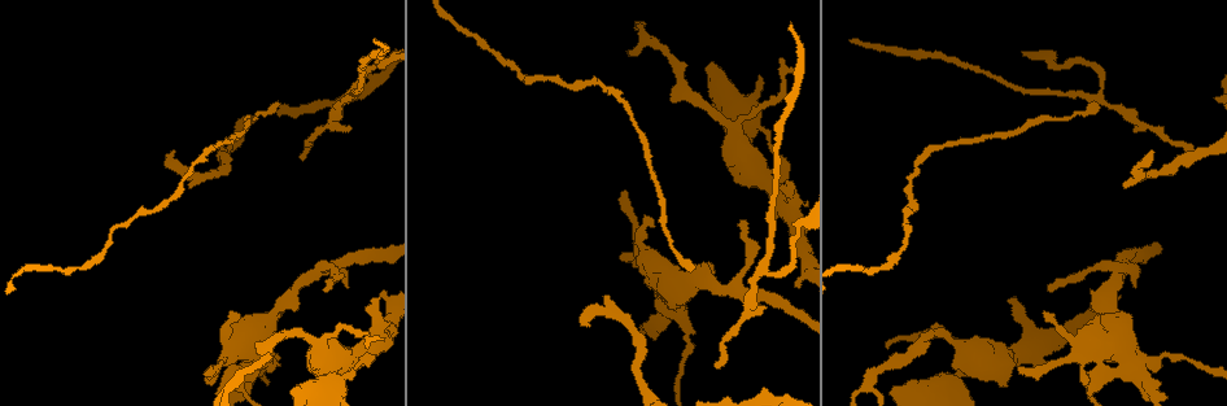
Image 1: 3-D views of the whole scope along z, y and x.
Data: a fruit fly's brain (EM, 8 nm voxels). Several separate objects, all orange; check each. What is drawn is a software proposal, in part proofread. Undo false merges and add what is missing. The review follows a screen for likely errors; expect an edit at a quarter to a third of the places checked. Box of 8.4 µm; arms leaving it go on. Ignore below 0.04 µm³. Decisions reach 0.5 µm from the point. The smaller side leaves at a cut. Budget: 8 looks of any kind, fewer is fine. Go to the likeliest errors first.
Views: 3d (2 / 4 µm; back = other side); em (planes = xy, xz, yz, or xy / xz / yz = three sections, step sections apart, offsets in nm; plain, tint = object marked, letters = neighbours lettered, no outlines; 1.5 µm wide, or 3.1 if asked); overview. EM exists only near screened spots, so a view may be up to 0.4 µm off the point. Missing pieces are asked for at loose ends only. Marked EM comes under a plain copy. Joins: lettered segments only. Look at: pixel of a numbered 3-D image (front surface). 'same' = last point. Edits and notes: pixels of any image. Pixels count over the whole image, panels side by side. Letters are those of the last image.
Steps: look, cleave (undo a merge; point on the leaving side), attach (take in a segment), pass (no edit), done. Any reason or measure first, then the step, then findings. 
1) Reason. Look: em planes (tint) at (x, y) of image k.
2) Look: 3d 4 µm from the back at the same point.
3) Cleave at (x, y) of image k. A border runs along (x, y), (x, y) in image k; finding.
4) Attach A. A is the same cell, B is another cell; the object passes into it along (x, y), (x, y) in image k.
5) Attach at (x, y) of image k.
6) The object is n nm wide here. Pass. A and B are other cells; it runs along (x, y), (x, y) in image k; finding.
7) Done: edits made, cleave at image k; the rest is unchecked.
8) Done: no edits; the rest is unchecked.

An open end. Look: 3d 4 µm at (371, 299) of image 1.

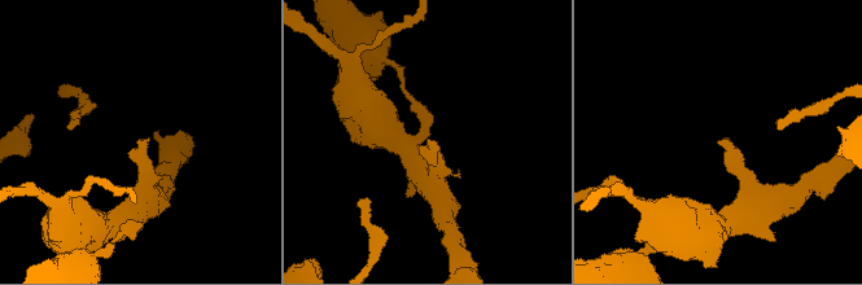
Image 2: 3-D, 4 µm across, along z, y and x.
Shape alone is not enough. Look: em planes (letters) at (720, 142) of image 2.

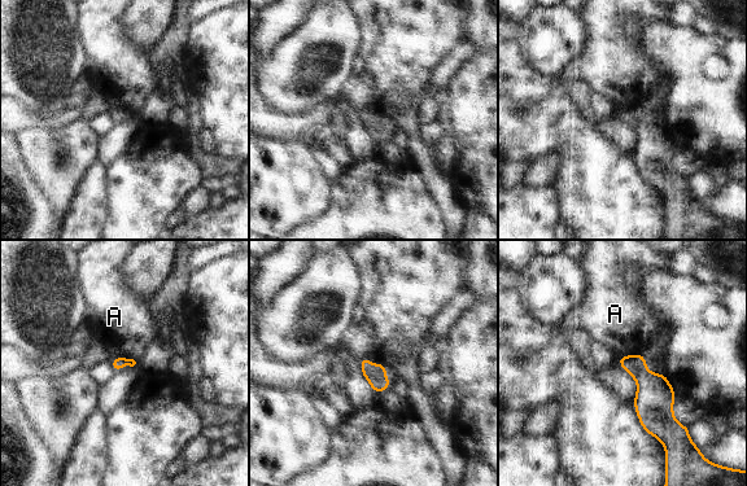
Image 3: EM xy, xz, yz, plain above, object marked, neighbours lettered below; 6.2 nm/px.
Pass. A is another cell; a border runs along (641, 353), (619, 357) in image 3; none of them fits.

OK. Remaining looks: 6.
Branch stops here. Look: 3d 2 µm from the back at (381, 294) of image 1.

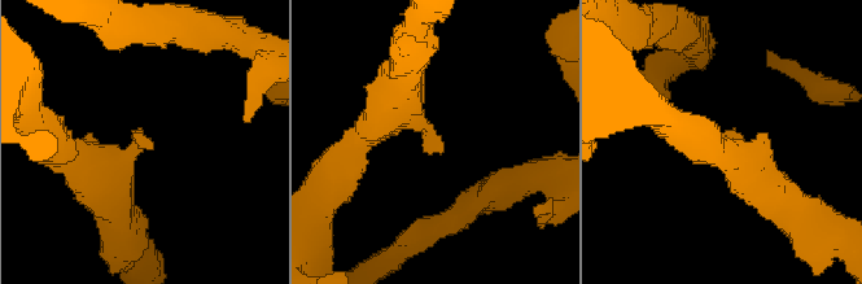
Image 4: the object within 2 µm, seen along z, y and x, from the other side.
Look: em xz step 8 (tint) at (151, 146) of image 4.

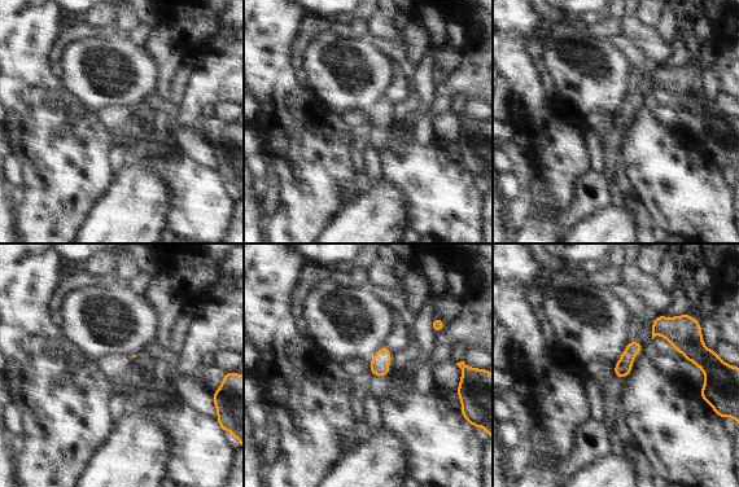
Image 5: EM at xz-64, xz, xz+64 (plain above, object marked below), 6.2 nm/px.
Look: em planes (letters) at the same point.

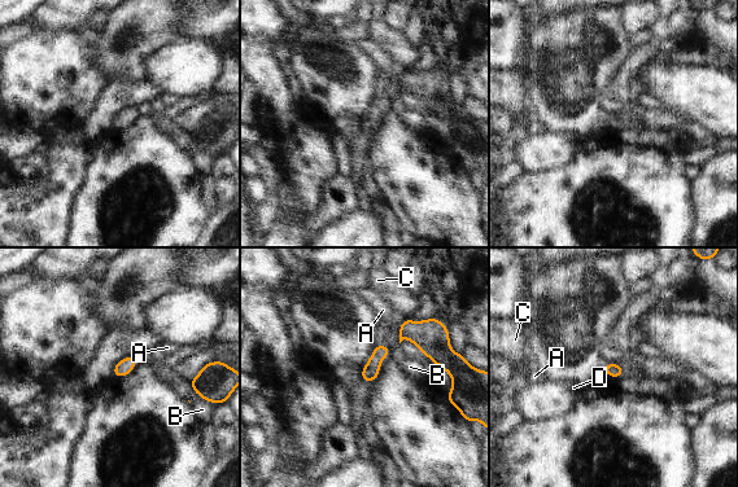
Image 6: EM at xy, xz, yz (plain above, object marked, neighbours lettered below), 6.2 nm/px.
Pass. A, B, C and D are other cells; a border runs along (381, 343), (375, 347) in image 6; no lettered segment goes on from it.

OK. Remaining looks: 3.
Tapers out. Look: em xz step 8 (tint) at (1044, 314) of image 1.

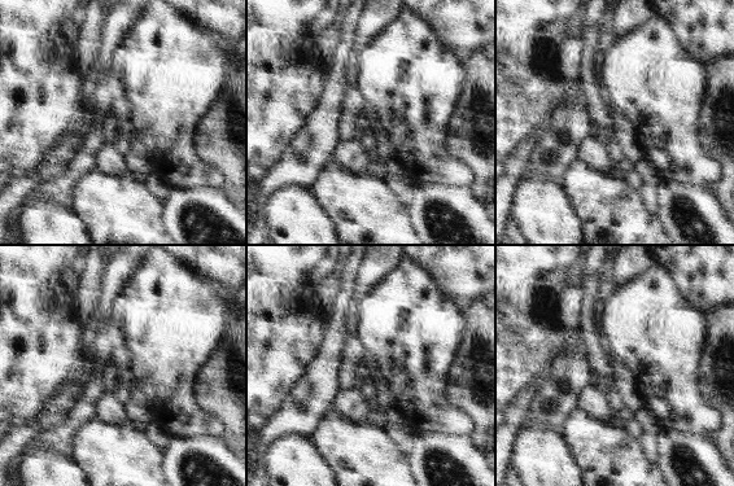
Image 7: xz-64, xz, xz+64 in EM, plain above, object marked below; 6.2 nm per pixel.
Look: em yz step 8 (tint) at the same point.

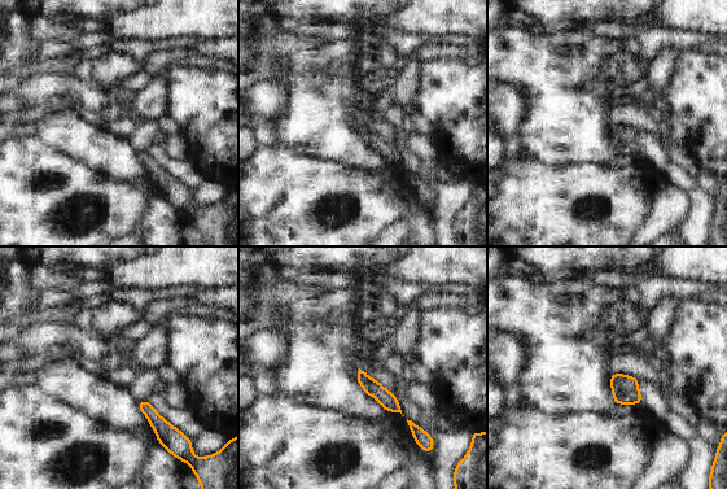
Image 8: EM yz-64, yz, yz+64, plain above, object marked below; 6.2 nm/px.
See the neighbours. Look: em yz step 8 (letters) at the same point.

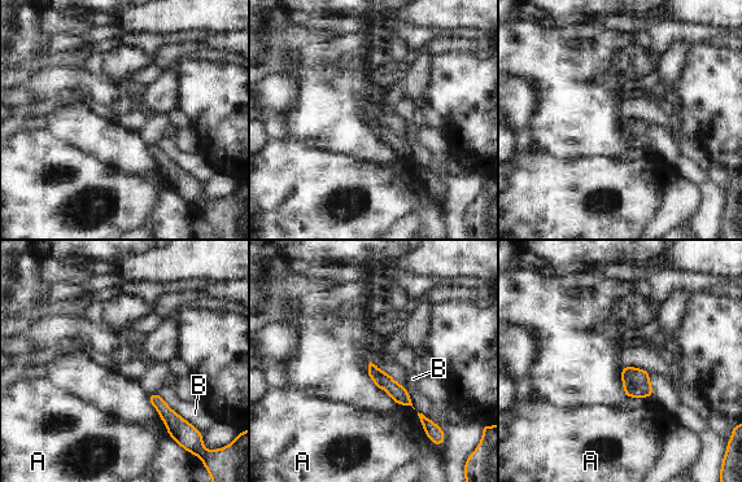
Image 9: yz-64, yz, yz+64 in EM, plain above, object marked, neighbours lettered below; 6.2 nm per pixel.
The object is 110 nm wide here. Pass. A and B are other cells; a border runs along (157, 393), (173, 410), (196, 428) in image 9; none of them fits.

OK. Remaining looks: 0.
Done: no edits; the rest is unchecked.

